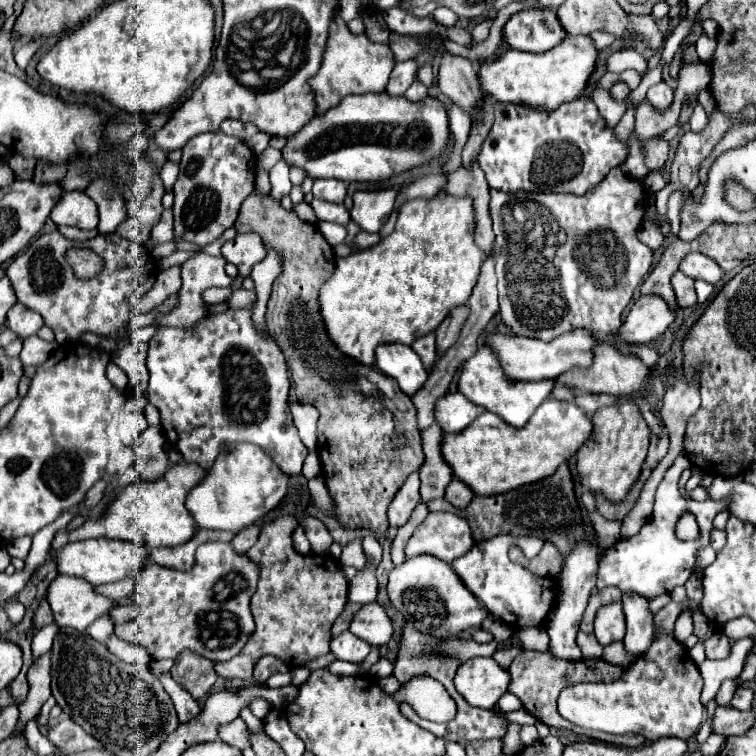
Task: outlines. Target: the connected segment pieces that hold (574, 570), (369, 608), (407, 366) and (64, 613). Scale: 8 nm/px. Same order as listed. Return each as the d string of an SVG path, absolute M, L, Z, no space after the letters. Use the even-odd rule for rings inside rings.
M578 544L572 554L566 560L566 566L562 570L562 586L558 592L558 608L554 608L554 614L548 614L546 620L546 632L550 636L550 644L548 644L548 652L552 652L552 656L556 656L558 660L580 660L582 652L576 644L576 632L582 620L582 614L586 610L588 598L594 590L596 584L596 564L598 564L598 548L594 544L590 546L582 546Z
M378 602L364 604L350 624L350 632L372 646L386 646L392 638L392 622Z
M380 344L380 348L376 348L376 366L394 378L408 396L414 396L428 378L420 356L406 344Z
M78 576L54 578L46 600L50 602L58 626L70 626L80 632L84 632L96 616L104 616L104 612L110 612L116 606L114 600L98 594L94 586Z

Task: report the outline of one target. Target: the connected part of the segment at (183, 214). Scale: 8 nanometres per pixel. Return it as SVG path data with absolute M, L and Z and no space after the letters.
M220 130L198 134L182 148L180 174L172 188L174 232L178 240L188 240L202 248L234 226L244 198L254 190L254 160L246 142L226 136Z

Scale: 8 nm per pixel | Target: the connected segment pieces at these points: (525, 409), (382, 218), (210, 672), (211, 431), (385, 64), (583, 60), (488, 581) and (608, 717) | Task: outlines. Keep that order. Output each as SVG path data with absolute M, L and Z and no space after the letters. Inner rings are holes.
M480 346L478 352L462 364L460 374L458 374L458 392L460 394L464 394L476 406L482 406L488 412L498 414L504 422L508 422L510 426L516 426L516 428L524 426L530 420L534 410L550 396L552 388L554 388L554 382L550 382L550 380L542 380L542 382L508 380L502 374L496 354L488 346Z
M384 188L384 190L372 190L372 192L356 192L354 208L350 210L352 220L366 232L380 232L380 228L388 222L394 200L396 200L398 188Z
M184 650L172 668L172 678L186 690L192 694L194 700L200 700L200 690L202 690L202 698L212 690L214 682L216 682L216 672L212 668L212 660L206 660L190 650ZM200 664L202 664L202 680L200 680Z
M228 310L226 314L210 314L208 318L204 318L196 328L192 330L182 330L182 328L164 328L160 326L156 330L156 334L152 336L152 340L148 342L148 372L150 372L150 386L148 386L148 400L160 410L162 416L162 430L166 434L166 438L172 442L172 446L176 450L180 450L184 462L196 462L200 464L204 470L210 468L220 452L220 448L226 442L252 442L258 444L272 460L274 464L278 464L278 468L284 474L298 474L302 468L302 462L308 454L306 446L302 444L302 440L298 438L298 430L292 422L290 410L288 410L288 388L290 388L290 380L288 380L288 368L284 362L284 356L280 352L280 348L276 346L276 342L272 338L262 338L252 324L252 312L250 310Z
M336 16L330 22L328 46L324 52L322 66L314 78L310 78L310 86L316 94L316 112L324 114L328 108L334 108L344 96L350 94L368 94L368 92L384 92L390 72L394 68L394 58L388 46L376 44L368 40L366 34L352 34L344 20Z
M566 36L564 44L556 44L552 52L544 54L528 54L506 48L496 56L496 60L488 60L478 68L478 80L482 90L498 102L556 110L560 104L570 102L584 92L586 82L596 68L596 58L598 52L588 36Z
M494 536L492 540L484 540L474 544L464 556L452 560L454 572L460 576L464 586L486 604L492 616L504 620L508 626L524 628L524 626L540 626L546 614L552 608L554 594L552 594L552 580L548 578L538 578L532 572L528 572L524 566L510 562L508 558L508 548L516 544L522 548L528 546L542 546L544 542L536 536Z
M676 602L660 608L654 620L656 626L662 628L662 634L630 668L626 668L622 678L616 682L582 682L564 688L558 698L558 712L576 726L602 730L608 734L634 732L642 734L650 742L668 736L682 740L692 738L704 718L704 706L700 702L704 680L698 666L692 658L688 658L686 648L672 636L674 622L682 610L686 610L686 606Z

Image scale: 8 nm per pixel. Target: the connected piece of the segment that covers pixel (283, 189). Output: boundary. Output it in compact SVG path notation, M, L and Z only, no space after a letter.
M280 160L280 162L270 170L270 184L272 184L270 196L272 196L274 200L282 200L282 198L290 192L290 188L292 188L292 184L290 184L290 180L288 180L288 168L286 168L284 164L286 164L286 162Z

